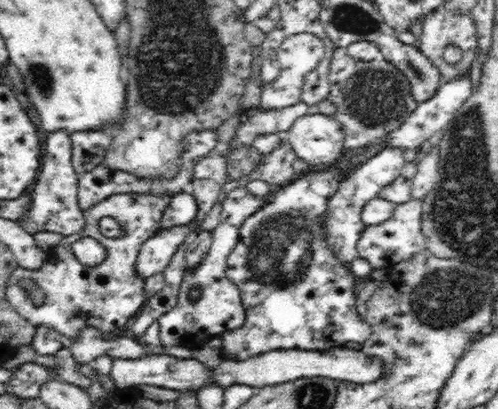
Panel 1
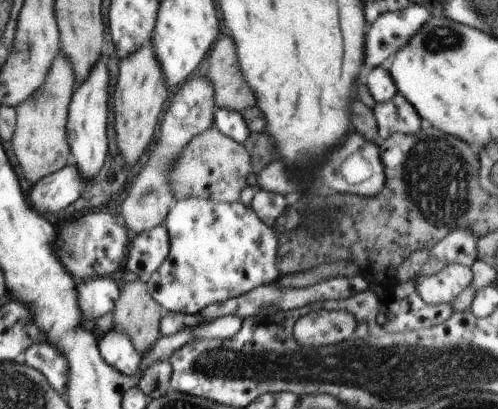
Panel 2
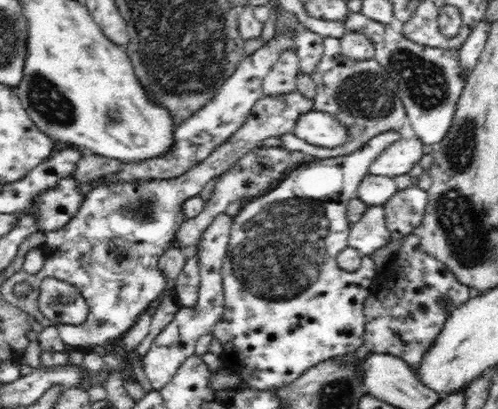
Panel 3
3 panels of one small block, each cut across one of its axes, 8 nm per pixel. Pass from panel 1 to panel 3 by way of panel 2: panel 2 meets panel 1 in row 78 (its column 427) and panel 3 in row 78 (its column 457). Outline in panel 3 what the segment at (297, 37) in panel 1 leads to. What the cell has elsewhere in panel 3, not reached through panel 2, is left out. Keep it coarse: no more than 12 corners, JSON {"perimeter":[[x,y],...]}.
{"perimeter":[[286,48],[264,80],[264,96],[296,90],[302,60]]}

